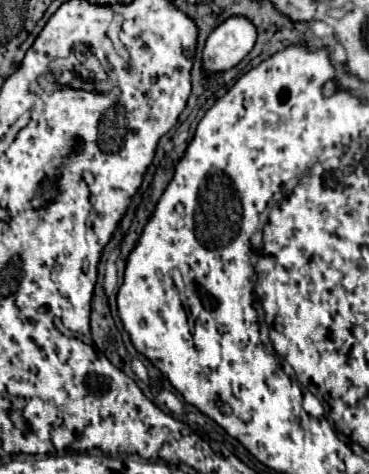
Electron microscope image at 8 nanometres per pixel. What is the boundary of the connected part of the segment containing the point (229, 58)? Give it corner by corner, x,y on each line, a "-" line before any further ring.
231,16
219,24
207,38
201,58
201,68
207,76
231,70
253,48
257,32
253,24
241,16

